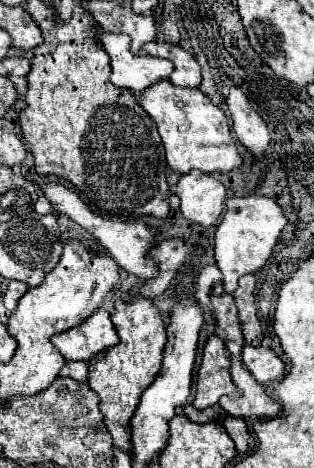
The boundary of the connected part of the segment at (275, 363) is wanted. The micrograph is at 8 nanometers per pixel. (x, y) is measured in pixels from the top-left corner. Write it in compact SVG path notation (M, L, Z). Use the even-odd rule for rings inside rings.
M245 346L241 360L261 384L275 382L285 376L285 362L271 348Z

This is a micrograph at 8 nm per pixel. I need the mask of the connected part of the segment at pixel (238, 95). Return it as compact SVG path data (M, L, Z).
M231 86L227 96L227 106L233 118L233 132L237 134L239 142L245 144L253 154L261 156L269 146L269 130L263 118L249 106L245 92L239 86Z

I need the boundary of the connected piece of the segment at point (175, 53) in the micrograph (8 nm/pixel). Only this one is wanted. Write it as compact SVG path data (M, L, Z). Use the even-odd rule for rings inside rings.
M147 42L143 46L143 50L151 56L159 56L159 58L169 58L175 64L173 74L169 76L169 80L175 86L187 86L187 88L197 88L201 84L201 68L197 64L197 60L183 50L177 44L171 42Z

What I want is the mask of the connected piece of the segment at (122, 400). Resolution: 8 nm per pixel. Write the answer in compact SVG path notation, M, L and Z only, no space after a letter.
M133 296L133 300L117 300L111 322L119 334L119 344L103 352L103 358L89 360L89 380L87 384L101 398L101 412L105 414L105 426L113 436L113 446L131 452L131 426L129 420L135 414L143 390L155 380L161 370L163 350L167 344L167 326L163 322L163 312L149 300Z

